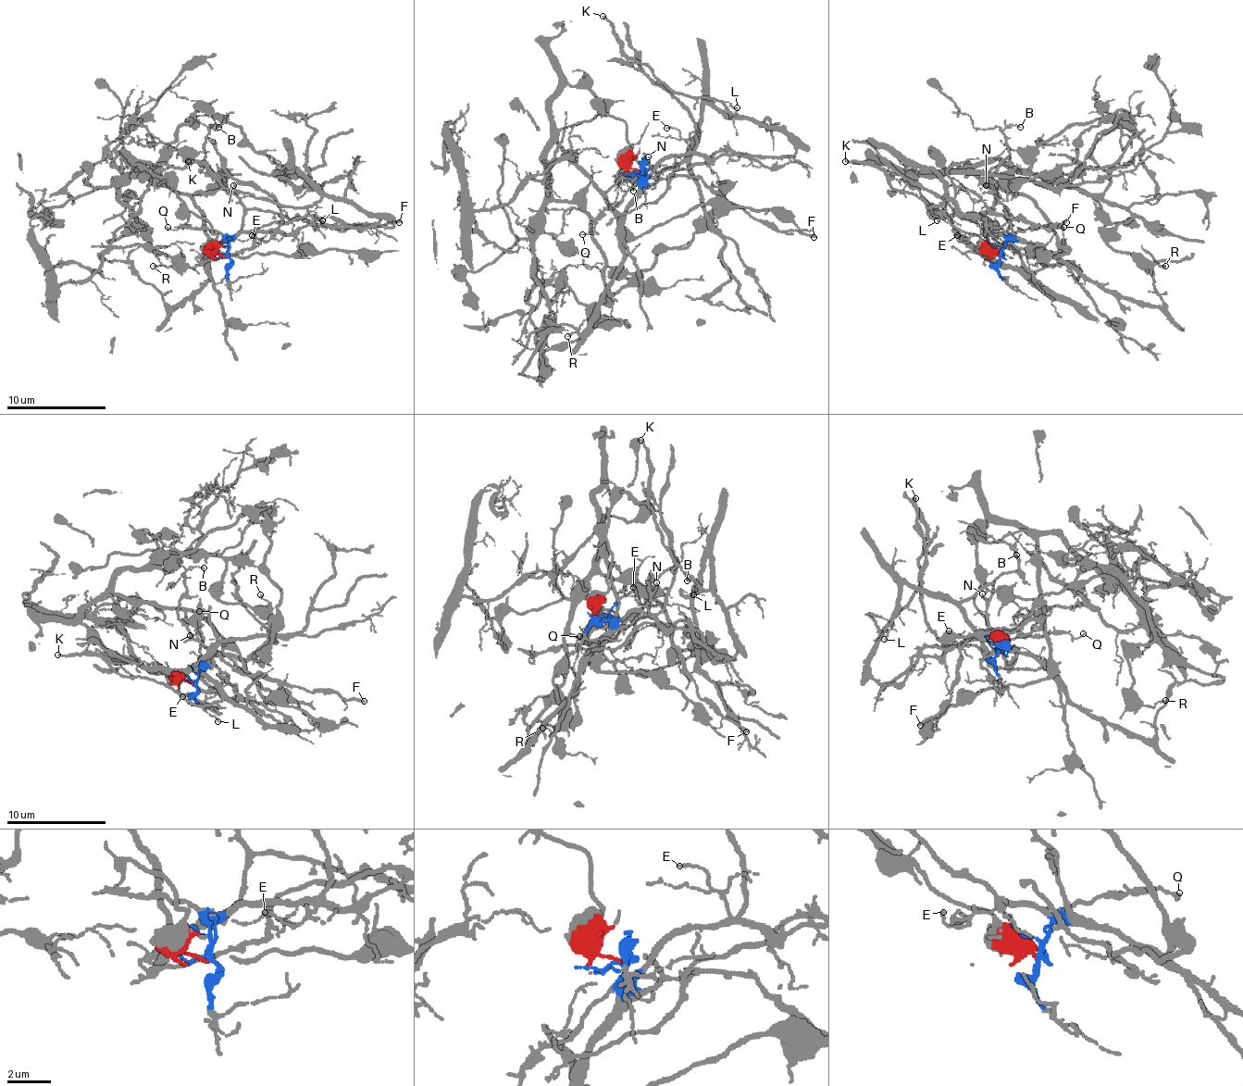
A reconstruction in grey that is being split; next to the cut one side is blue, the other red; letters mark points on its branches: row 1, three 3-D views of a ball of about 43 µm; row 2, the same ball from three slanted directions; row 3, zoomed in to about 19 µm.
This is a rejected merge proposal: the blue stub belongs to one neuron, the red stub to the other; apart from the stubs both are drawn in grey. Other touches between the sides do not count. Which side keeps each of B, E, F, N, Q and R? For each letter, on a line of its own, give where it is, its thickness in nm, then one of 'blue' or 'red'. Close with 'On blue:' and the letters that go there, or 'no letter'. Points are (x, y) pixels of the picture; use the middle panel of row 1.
B: place (633, 191); calibre 130 nm; blue
E: place (666, 128); calibre 120 nm; blue
F: place (814, 237); calibre 220 nm; blue
N: place (648, 156); calibre 110 nm; blue
Q: place (582, 234); calibre 110 nm; blue
R: place (567, 336); calibre 140 nm; red
On blue: B, E, F, N, Q

